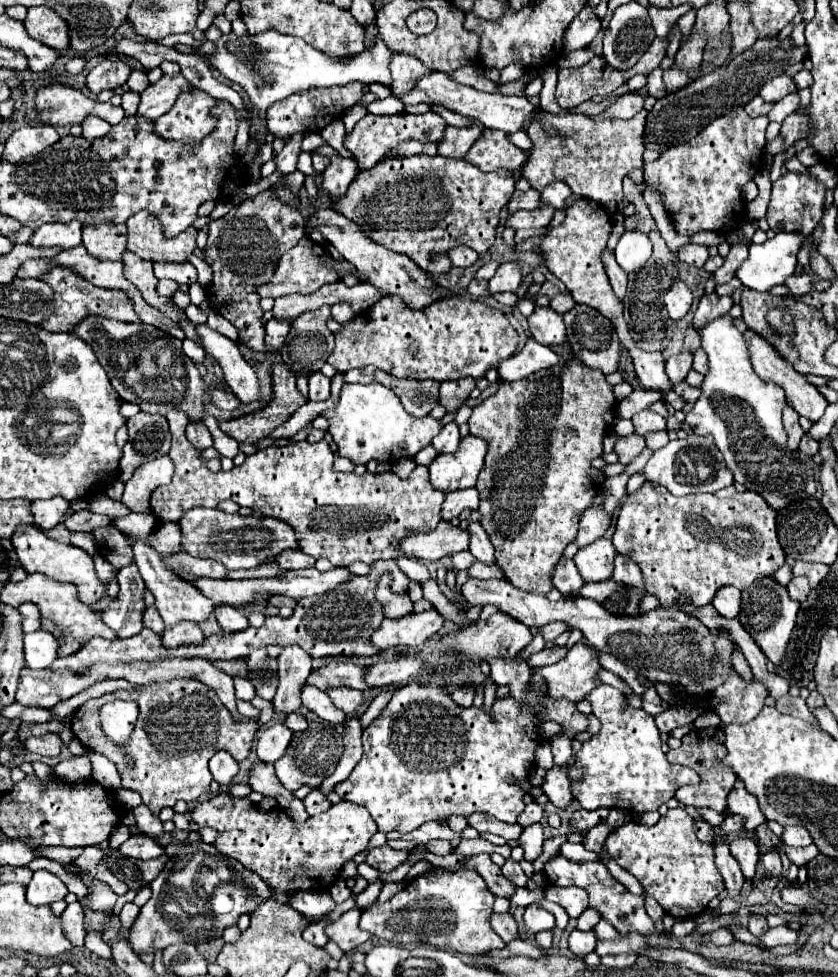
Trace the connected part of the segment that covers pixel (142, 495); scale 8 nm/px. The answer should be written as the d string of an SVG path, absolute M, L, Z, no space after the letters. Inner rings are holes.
M157 457L155 461L137 467L133 477L125 483L125 493L121 503L133 513L149 511L151 493L157 487L167 485L171 477L173 477L173 463L169 457Z

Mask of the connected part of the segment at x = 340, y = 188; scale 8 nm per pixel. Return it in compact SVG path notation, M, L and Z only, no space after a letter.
M339 155L331 157L331 165L323 171L323 191L333 199L345 195L357 171L359 167L355 159L343 159Z

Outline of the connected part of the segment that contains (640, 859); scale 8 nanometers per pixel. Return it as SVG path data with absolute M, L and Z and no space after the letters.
M669 809L665 817L659 819L657 825L647 827L643 823L625 823L609 833L605 839L605 849L609 855L631 875L637 877L637 881L643 885L645 895L655 897L655 901L667 911L667 915L675 919L689 919L703 913L713 897L717 897L725 885L721 883L721 875L713 863L713 847L699 843L693 833L693 819L687 815L685 809Z

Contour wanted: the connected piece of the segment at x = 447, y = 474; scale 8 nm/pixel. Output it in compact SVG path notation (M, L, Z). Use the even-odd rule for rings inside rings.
M473 435L463 437L455 453L437 455L435 461L429 465L433 487L445 493L475 487L477 475L483 469L485 453L487 453L485 439Z

